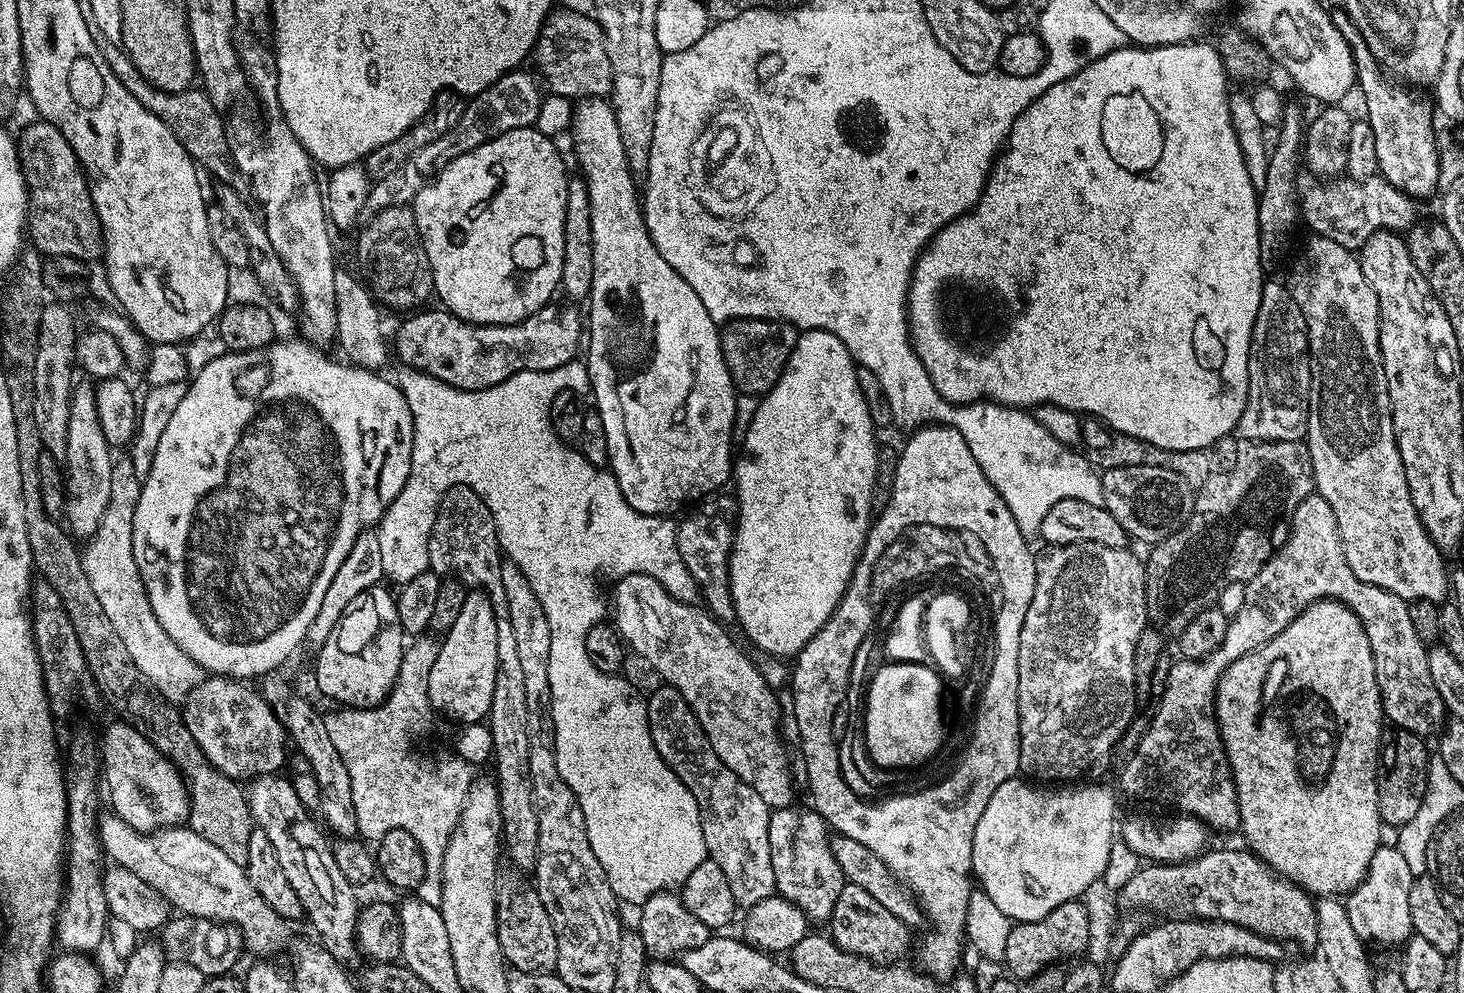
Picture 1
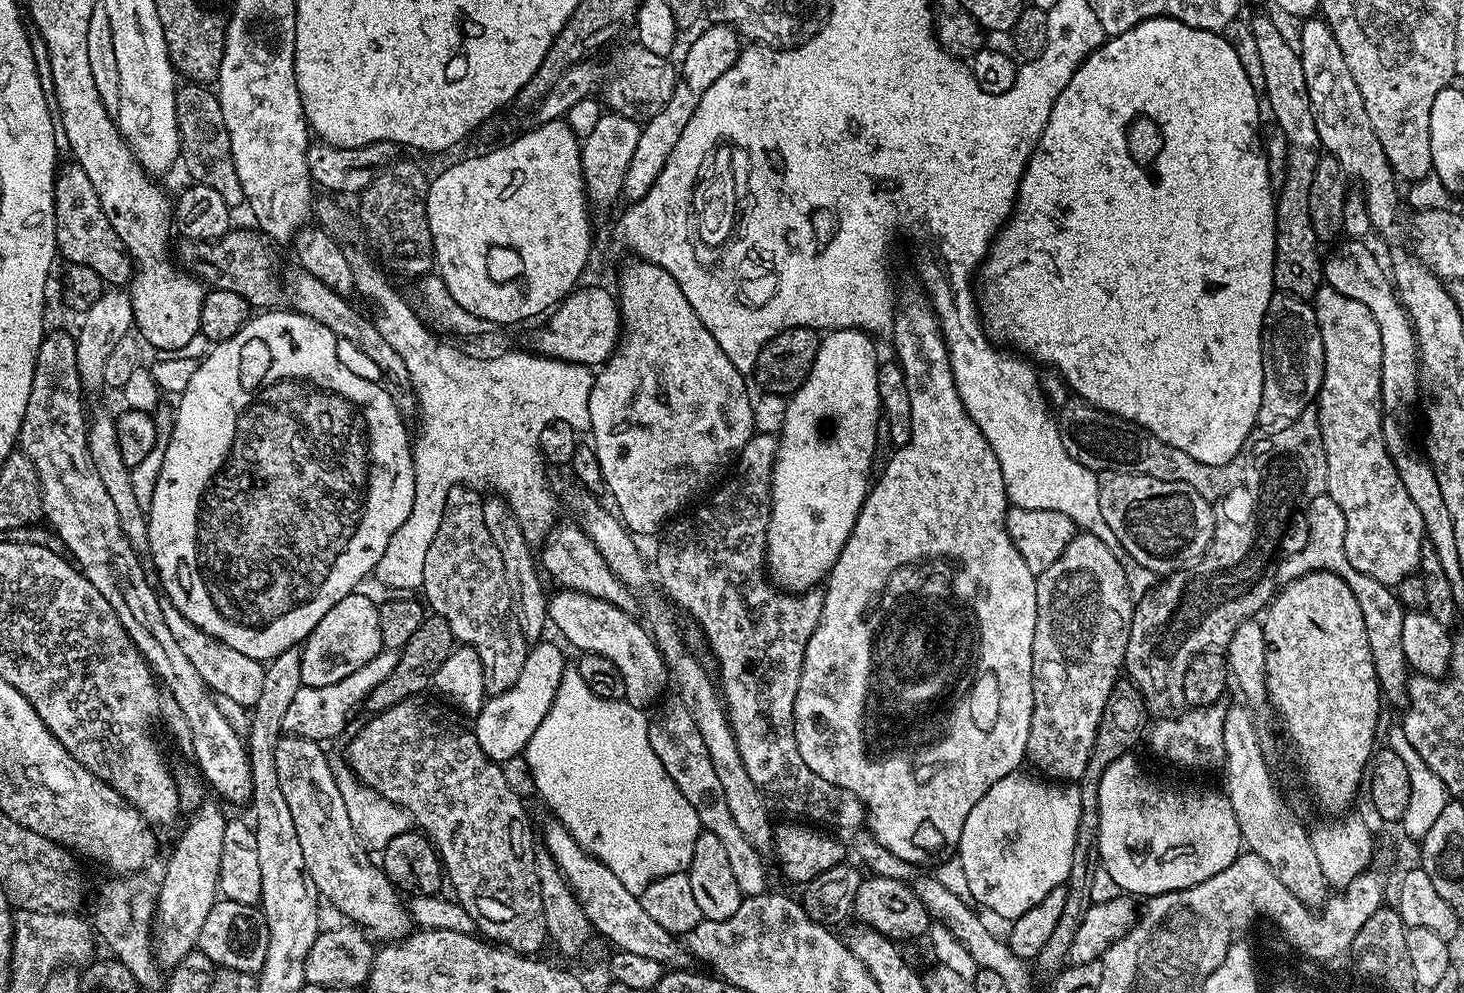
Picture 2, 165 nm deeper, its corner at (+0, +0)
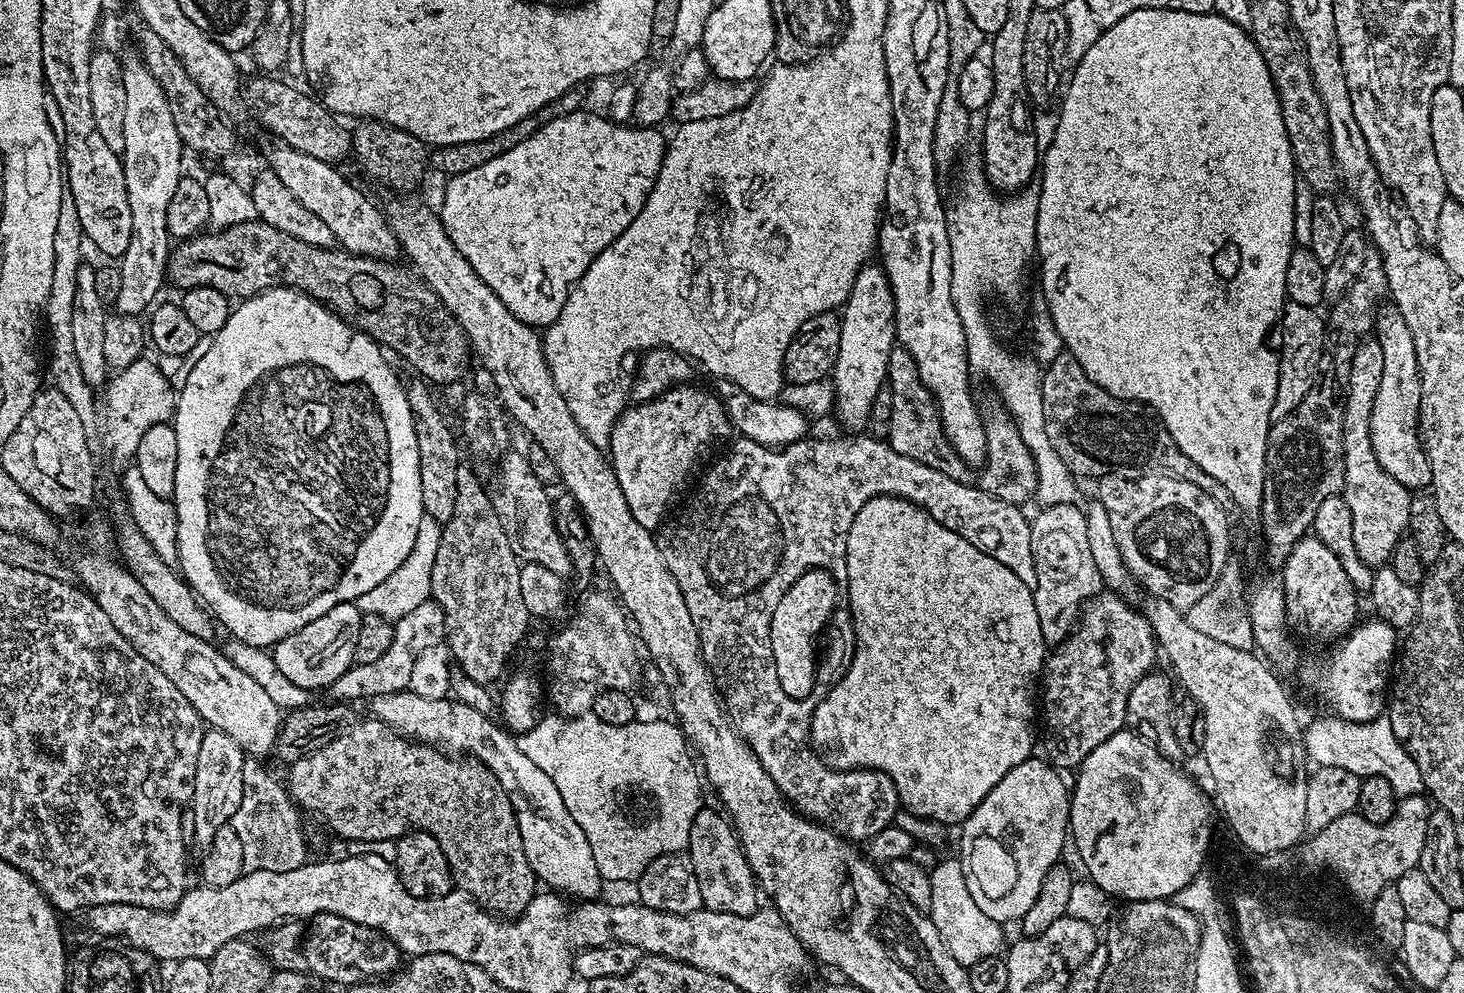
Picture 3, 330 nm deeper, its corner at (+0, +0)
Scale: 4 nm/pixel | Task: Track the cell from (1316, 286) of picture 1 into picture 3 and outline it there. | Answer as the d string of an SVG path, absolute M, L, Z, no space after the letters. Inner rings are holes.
M1375 338L1364 340L1352 352L1352 365L1346 375L1346 391L1344 393L1344 487L1342 495L1346 506L1350 506L1350 518L1354 521L1354 550L1358 550L1358 558L1370 566L1384 566L1391 561L1392 551L1400 540L1405 539L1410 518L1410 502L1412 496L1401 482L1396 482L1378 464L1371 445L1371 411L1377 397L1378 386L1381 385L1382 347Z

